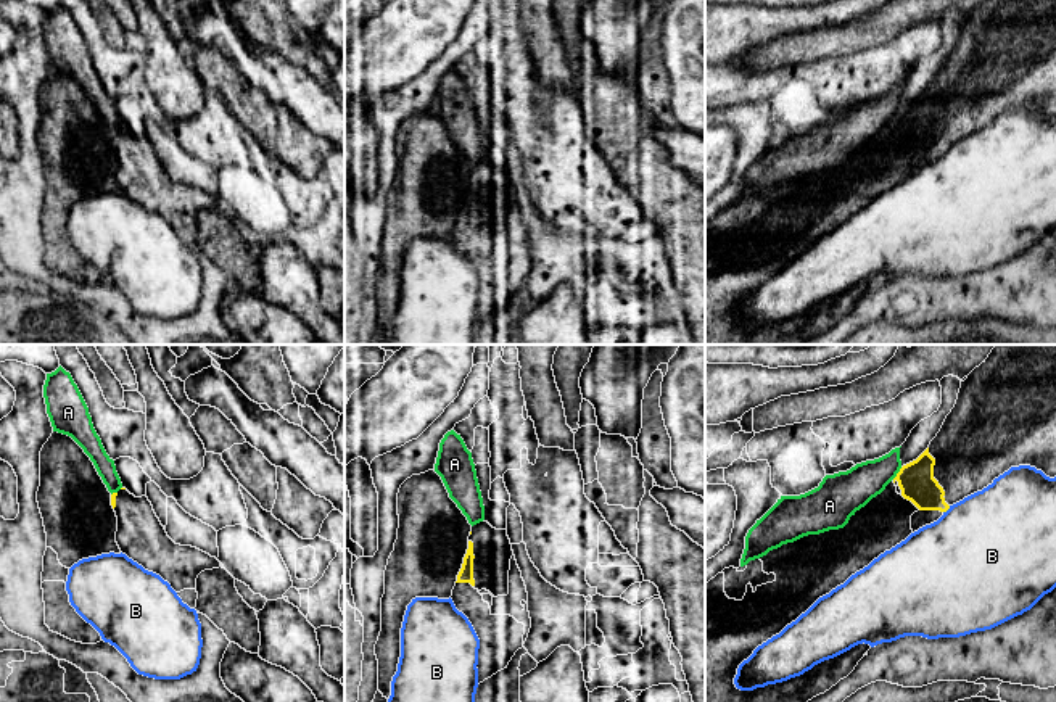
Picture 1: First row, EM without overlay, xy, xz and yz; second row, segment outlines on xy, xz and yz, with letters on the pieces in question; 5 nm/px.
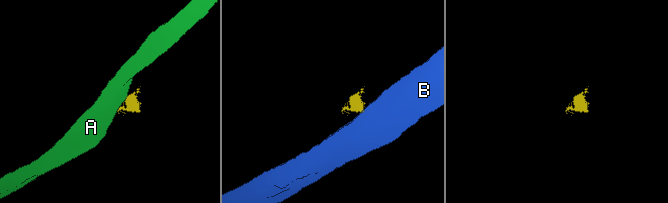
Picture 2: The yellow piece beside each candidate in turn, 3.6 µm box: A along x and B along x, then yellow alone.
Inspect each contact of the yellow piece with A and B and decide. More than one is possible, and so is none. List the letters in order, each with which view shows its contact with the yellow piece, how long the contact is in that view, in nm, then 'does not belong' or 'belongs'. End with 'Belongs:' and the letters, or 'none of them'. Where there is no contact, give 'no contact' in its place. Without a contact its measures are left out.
A: contact in yz; length 80 nm; does not belong
B: contact in yz; length 50 nm; does not belong
Belongs: none of them

